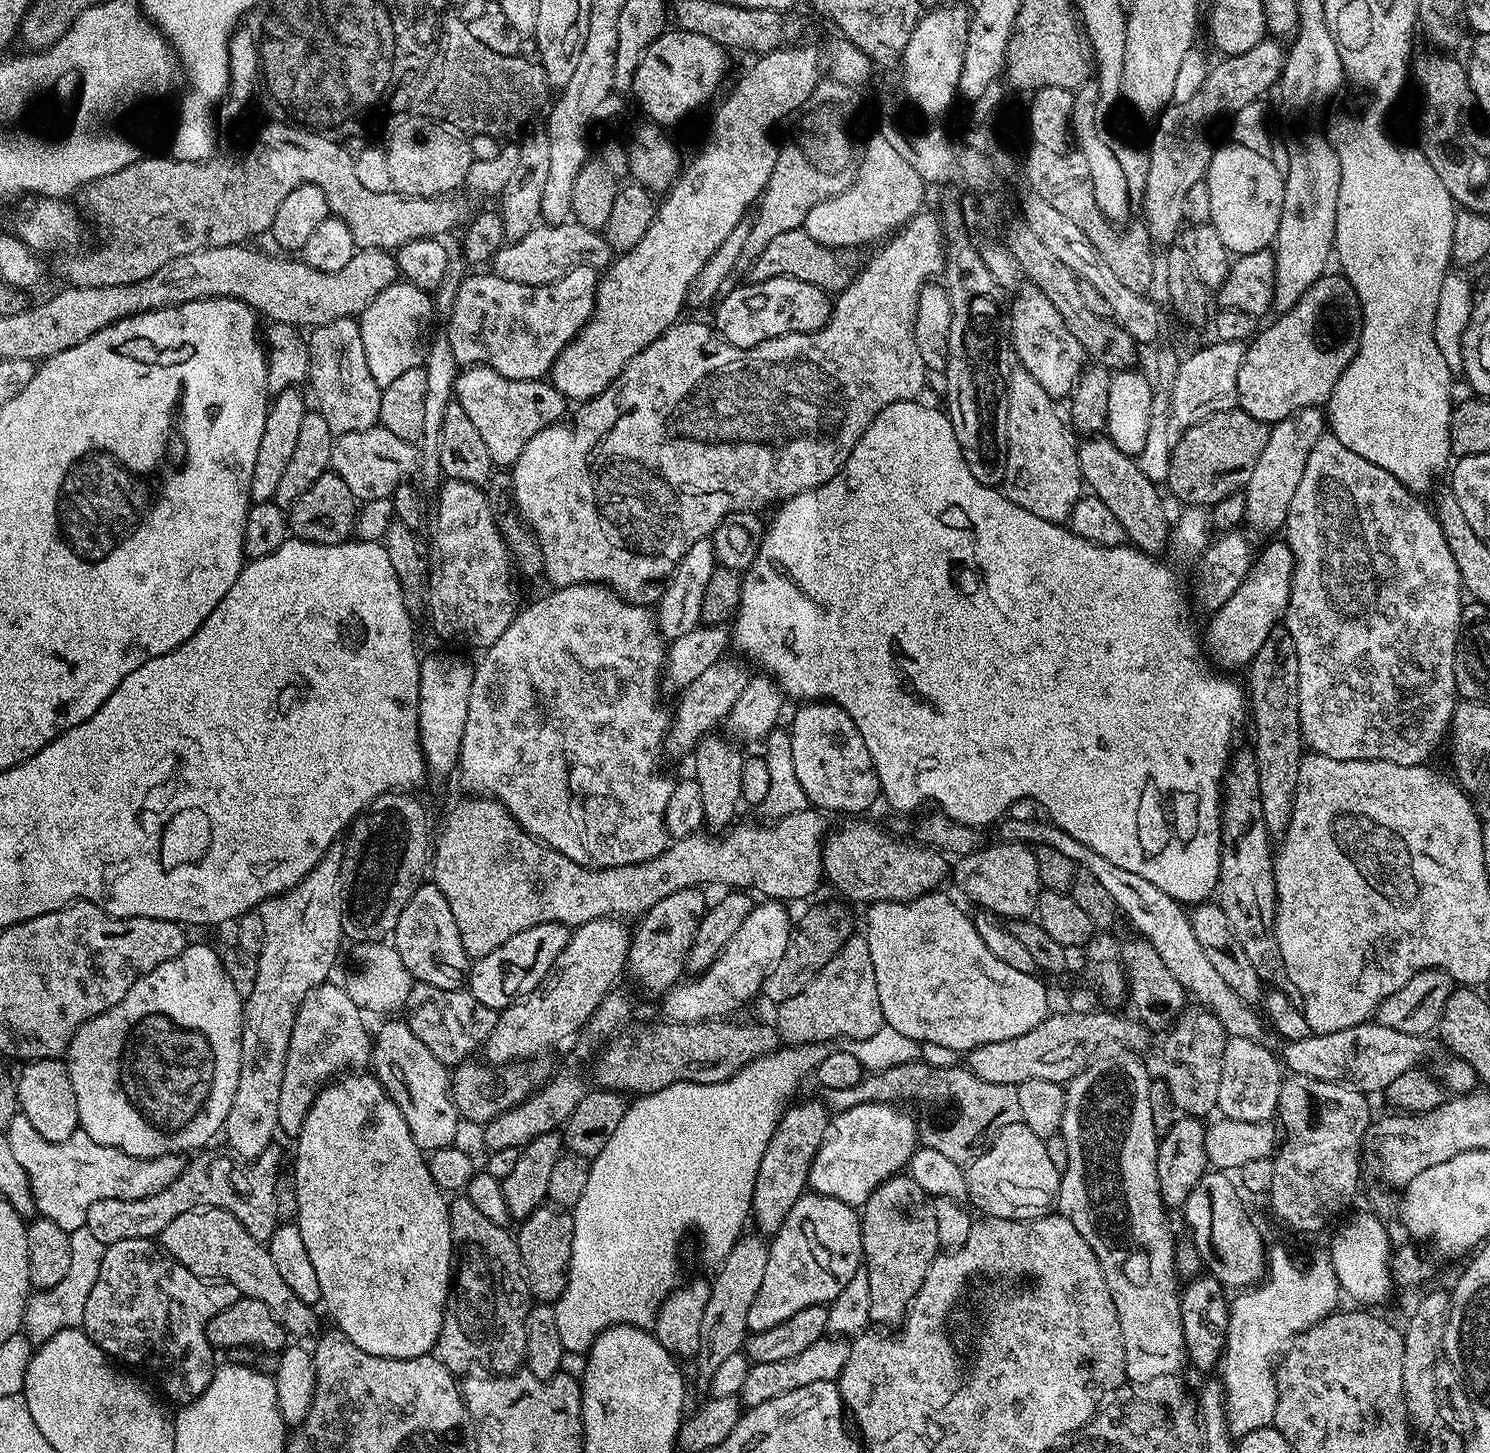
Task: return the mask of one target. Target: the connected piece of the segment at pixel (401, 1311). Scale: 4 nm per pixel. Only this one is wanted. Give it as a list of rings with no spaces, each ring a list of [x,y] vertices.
[[[352,1070],[320,1089],[302,1122],[302,1130],[299,1136],[295,1137],[294,1144],[296,1144],[294,1175],[298,1194],[298,1210],[294,1223],[302,1230],[302,1242],[306,1245],[306,1250],[310,1253],[310,1263],[318,1274],[320,1298],[323,1307],[328,1307],[328,1312],[336,1323],[333,1325],[342,1335],[350,1338],[350,1342],[354,1342],[358,1350],[366,1350],[366,1354],[399,1360],[429,1355],[435,1349],[440,1337],[444,1303],[448,1300],[450,1281],[454,1275],[452,1235],[448,1217],[449,1201],[434,1182],[425,1153],[414,1142],[410,1126],[406,1126],[406,1118],[402,1118],[398,1106],[388,1097],[388,1091],[375,1075],[364,1070]]]

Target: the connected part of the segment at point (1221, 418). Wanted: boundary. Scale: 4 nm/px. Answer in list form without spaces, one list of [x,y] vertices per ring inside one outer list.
[[[1234,407],[1229,412],[1215,412],[1207,416],[1202,422],[1191,424],[1183,429],[1178,439],[1171,445],[1169,458],[1169,474],[1166,488],[1188,506],[1211,506],[1226,498],[1241,483],[1242,477],[1249,473],[1262,450],[1266,447],[1269,425],[1263,424],[1258,418],[1246,414],[1241,408]]]

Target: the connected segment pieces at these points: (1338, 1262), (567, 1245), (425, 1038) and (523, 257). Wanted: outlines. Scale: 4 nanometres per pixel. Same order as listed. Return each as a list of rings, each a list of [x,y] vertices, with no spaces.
[[[1367,1210],[1352,1215],[1344,1221],[1335,1232],[1330,1246],[1328,1246],[1329,1260],[1334,1266],[1335,1276],[1339,1280],[1341,1291],[1362,1306],[1376,1306],[1390,1292],[1394,1281],[1391,1276],[1390,1238],[1382,1219],[1377,1213]]]
[[[542,1206],[525,1220],[519,1221],[517,1228],[520,1229],[515,1229],[514,1235],[518,1250],[522,1254],[528,1291],[532,1293],[533,1301],[555,1305],[556,1300],[562,1298],[568,1281],[568,1267],[574,1242],[571,1211],[561,1210],[555,1206]]]
[[[413,983],[406,1005],[406,1019],[410,1030],[430,1049],[430,1054],[446,1066],[455,1066],[471,1057],[476,1047],[485,1043],[494,1030],[497,1009],[482,1006],[478,998],[467,990],[442,990],[438,986]]]
[[[575,222],[541,223],[526,238],[505,243],[490,261],[491,271],[498,278],[523,284],[553,284],[578,266],[604,270],[614,259],[612,248],[599,231],[592,231]]]

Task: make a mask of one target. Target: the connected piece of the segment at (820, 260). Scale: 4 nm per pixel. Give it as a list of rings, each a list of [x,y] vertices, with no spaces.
[[[803,227],[786,230],[786,234],[778,234],[778,238],[773,238],[766,250],[762,250],[762,254],[758,254],[755,260],[751,261],[751,279],[757,281],[770,278],[798,278],[798,282],[810,282],[823,292],[839,294],[852,281],[854,275],[854,268],[840,256],[843,255],[837,249],[828,248],[810,238],[810,234],[805,232]]]

